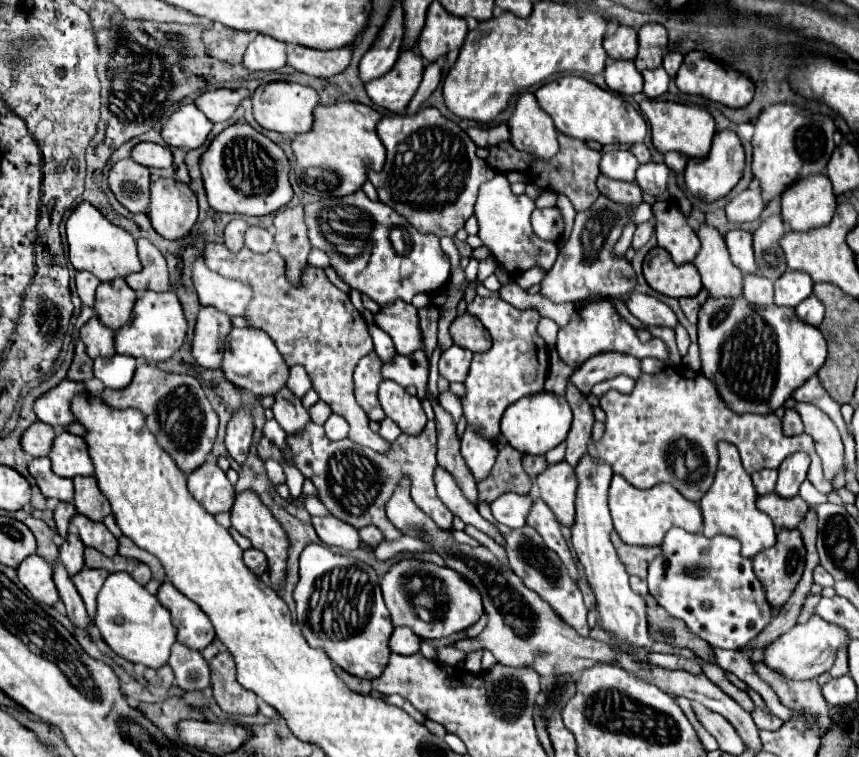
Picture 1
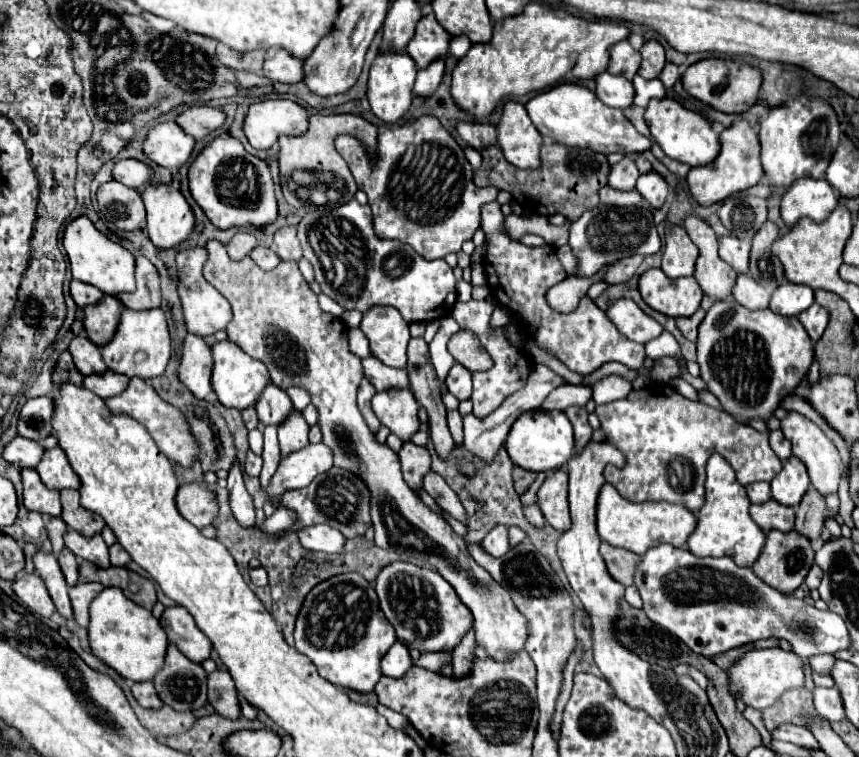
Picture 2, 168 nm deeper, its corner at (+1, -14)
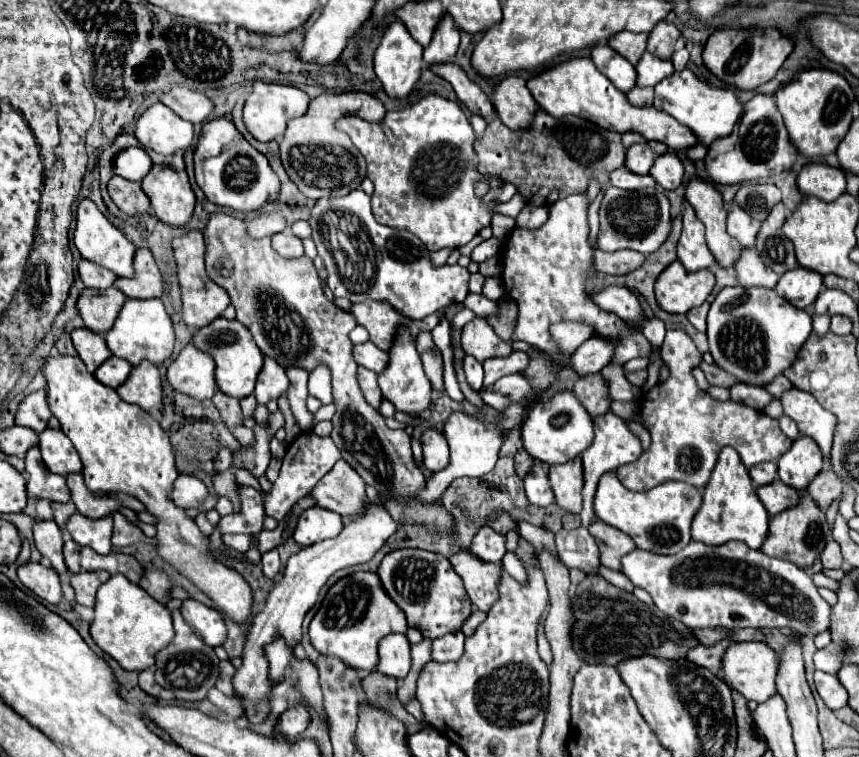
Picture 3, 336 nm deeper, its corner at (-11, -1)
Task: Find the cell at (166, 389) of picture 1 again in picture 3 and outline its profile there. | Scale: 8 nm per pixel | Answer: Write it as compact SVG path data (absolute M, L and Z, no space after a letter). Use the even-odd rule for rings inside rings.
M141 361L131 369L127 381L117 389L117 395L123 401L135 403L145 411L161 411L159 369L149 361Z

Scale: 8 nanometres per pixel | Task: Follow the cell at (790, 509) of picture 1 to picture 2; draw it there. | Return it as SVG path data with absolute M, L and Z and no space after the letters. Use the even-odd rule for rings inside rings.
M769 500L765 504L753 504L751 518L757 522L757 526L763 532L769 532L769 530L791 532L795 528L795 508L781 506L775 500Z

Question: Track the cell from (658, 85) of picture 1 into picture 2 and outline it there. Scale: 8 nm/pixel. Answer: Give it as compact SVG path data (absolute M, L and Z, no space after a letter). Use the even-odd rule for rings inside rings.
M641 76L633 78L633 86L635 86L635 104L641 108L647 108L647 104L655 98L661 100L665 98L665 86L661 86L659 78L655 80L645 80Z

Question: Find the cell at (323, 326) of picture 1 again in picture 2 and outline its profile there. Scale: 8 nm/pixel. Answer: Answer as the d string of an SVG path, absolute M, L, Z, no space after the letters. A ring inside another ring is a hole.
M209 240L205 248L209 258L203 266L203 276L229 300L233 310L233 320L227 326L229 340L249 356L265 362L273 384L281 390L299 386L309 392L311 404L319 412L323 442L333 450L333 464L361 474L371 490L375 544L399 554L403 560L425 562L435 568L473 612L477 644L491 658L505 662L515 652L521 652L529 638L529 624L513 604L509 592L469 556L465 540L453 532L447 520L431 512L407 486L397 454L387 444L379 444L367 428L355 400L359 382L363 380L363 366L361 358L349 350L343 320L319 308L317 294L309 288L295 262L281 262L277 268L265 272L249 256L233 262L225 246L217 240Z

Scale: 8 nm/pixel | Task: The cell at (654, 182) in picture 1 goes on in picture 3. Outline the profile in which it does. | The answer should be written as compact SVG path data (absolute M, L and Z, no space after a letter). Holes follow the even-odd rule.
M663 153L655 159L651 167L651 177L663 189L677 189L683 181L683 163L675 153Z

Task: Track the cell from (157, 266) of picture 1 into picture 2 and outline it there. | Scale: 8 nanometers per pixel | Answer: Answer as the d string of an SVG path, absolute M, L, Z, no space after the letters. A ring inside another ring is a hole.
M137 256L135 258L137 270L137 290L133 294L119 294L117 298L133 310L145 310L145 308L159 308L161 304L161 278L157 268L145 258Z

